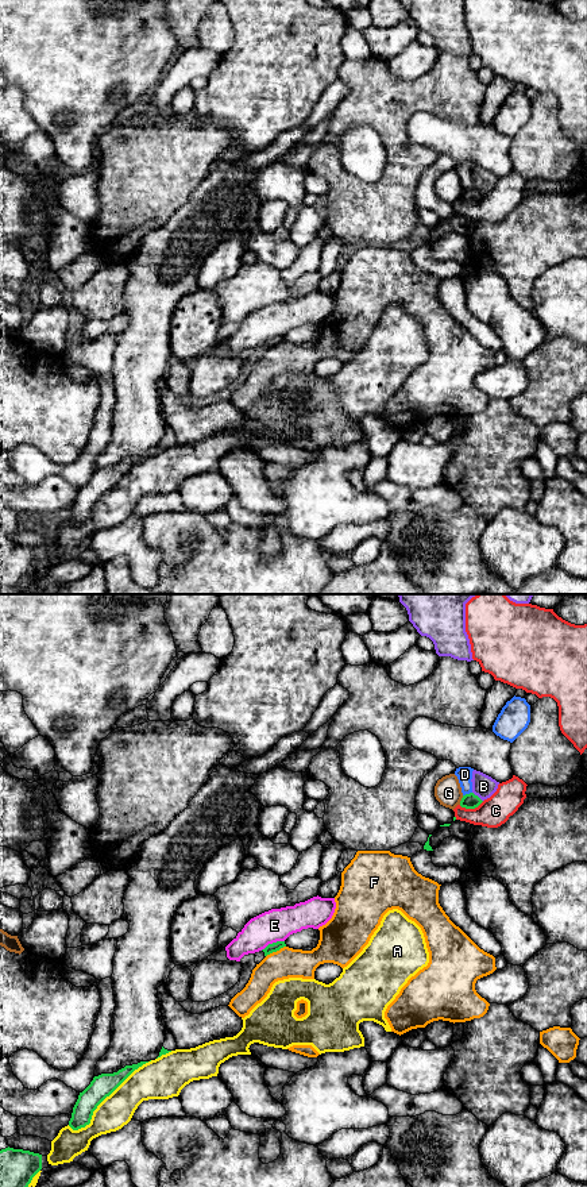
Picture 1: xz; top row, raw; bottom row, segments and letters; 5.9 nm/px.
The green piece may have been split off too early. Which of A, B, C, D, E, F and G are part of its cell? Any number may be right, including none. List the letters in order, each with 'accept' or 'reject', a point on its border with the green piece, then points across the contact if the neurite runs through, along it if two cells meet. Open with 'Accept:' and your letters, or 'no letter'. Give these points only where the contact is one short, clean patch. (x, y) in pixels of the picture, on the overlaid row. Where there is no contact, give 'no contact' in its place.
Accept: no letter
A: reject | xz (105, 1097)
B: reject | xz (478, 797)
C: reject | xz (471, 808)
D: reject | xz (467, 794) | along xz (471, 792), (463, 796)
E: reject | xz (273, 943)
F: reject | xz (275, 951)
G: reject | xz (462, 800)

